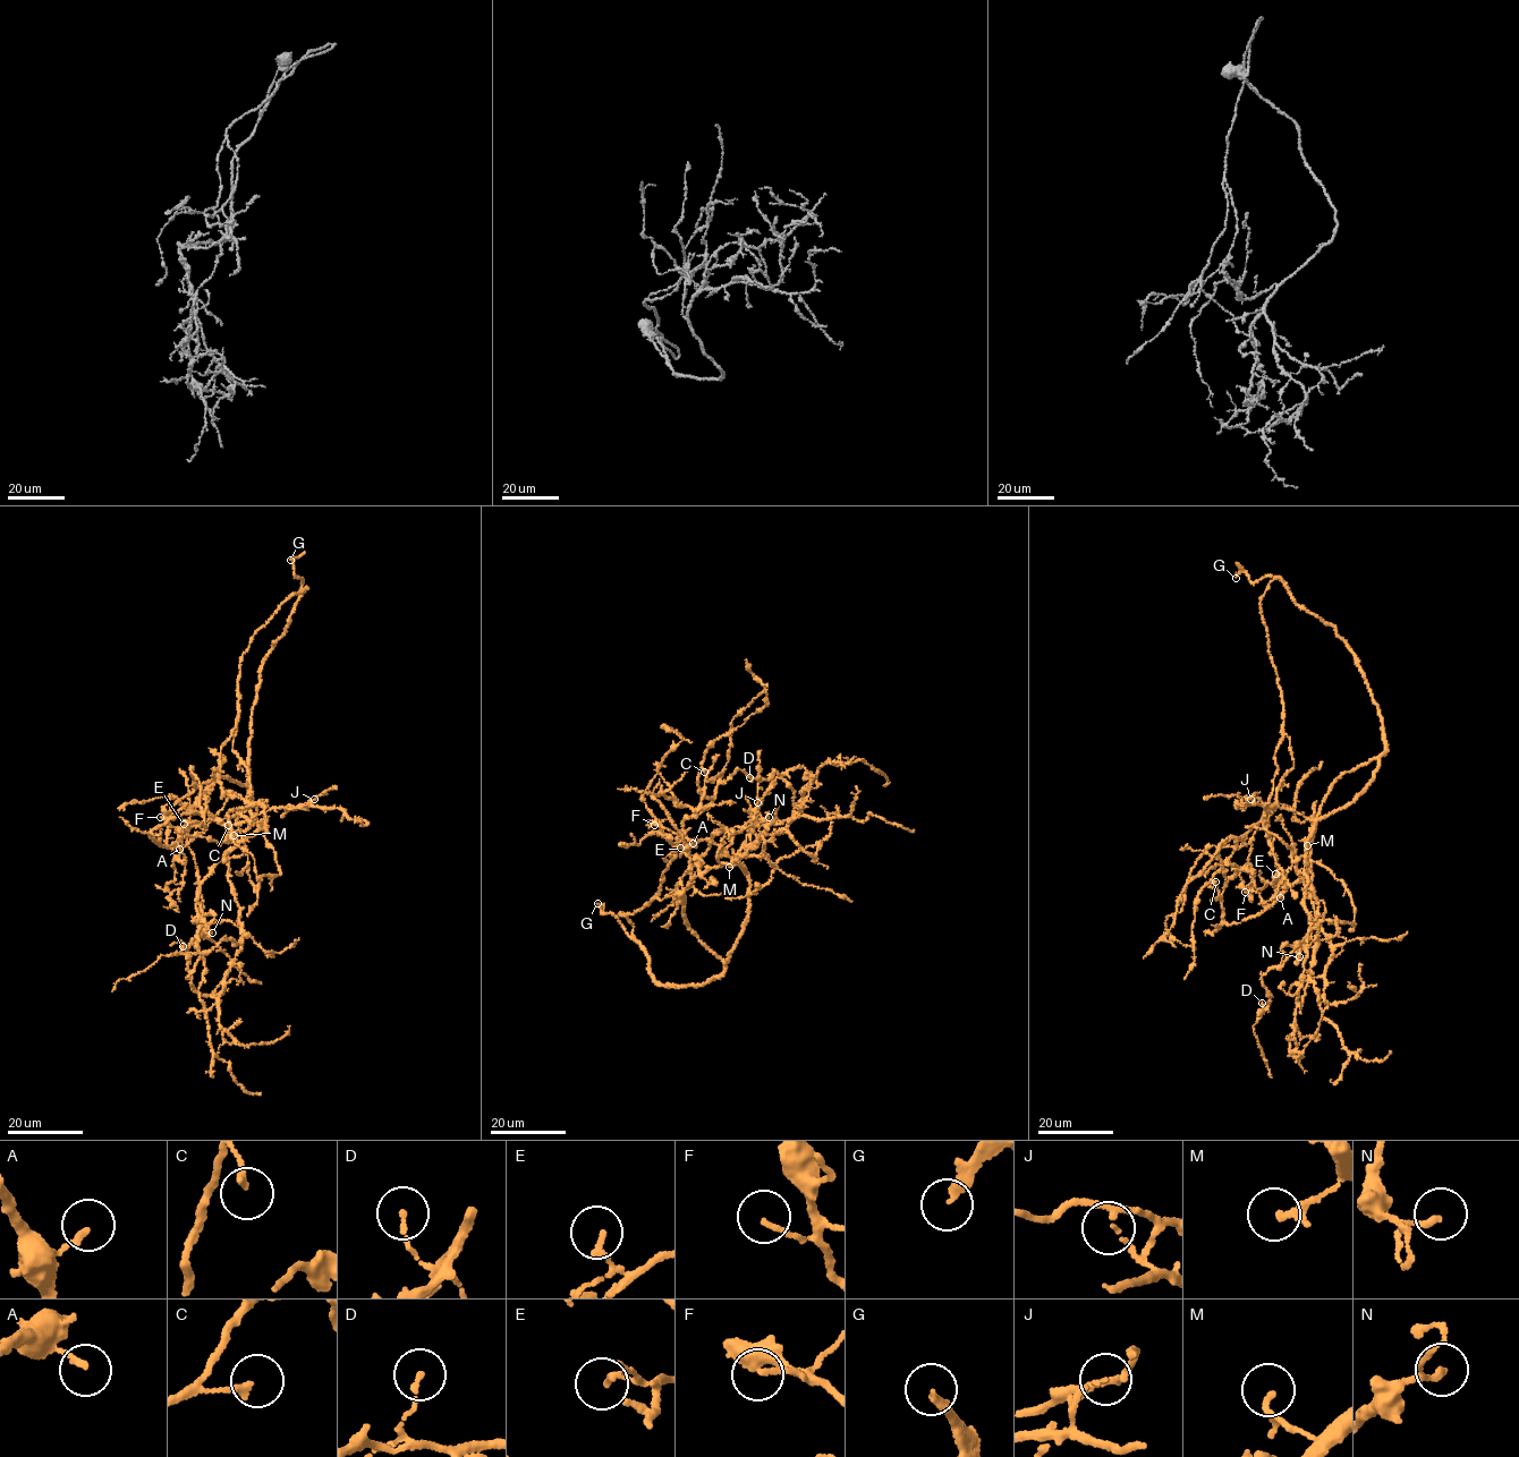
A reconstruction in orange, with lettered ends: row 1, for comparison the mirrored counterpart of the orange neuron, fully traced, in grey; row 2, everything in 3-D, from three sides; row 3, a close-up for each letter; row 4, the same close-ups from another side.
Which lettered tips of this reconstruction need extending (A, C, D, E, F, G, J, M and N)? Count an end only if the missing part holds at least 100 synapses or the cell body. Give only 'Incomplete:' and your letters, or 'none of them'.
Incomplete: G

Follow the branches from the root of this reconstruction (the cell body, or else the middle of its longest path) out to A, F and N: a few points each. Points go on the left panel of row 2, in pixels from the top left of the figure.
A: (269, 653), (251, 721), (249, 786), (222, 776), (208, 786), (189, 812), (177, 844), (179, 849)
F: (269, 653), (260, 676), (248, 755), (247, 807), (263, 828), (236, 844), (219, 842), (176, 829), (160, 817)
N: (269, 653), (248, 755), (247, 807), (263, 828), (225, 853), (200, 884), (197, 918), (212, 933)

